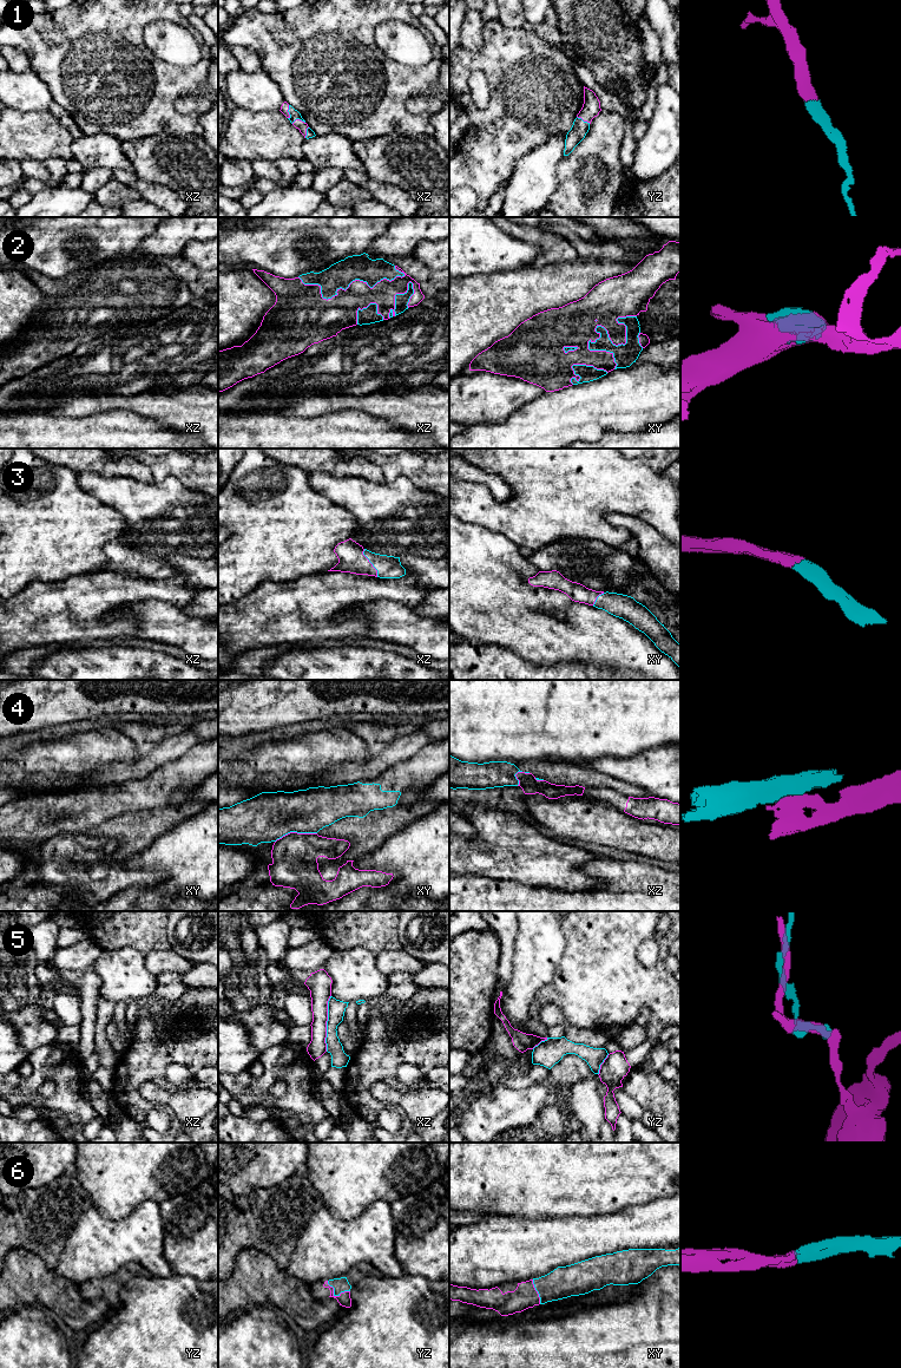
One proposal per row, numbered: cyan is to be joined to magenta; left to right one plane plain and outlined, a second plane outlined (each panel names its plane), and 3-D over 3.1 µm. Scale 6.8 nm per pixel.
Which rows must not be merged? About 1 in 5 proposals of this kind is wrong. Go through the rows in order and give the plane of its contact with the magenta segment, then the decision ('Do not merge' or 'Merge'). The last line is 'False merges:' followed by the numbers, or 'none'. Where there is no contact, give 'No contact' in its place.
1: Touches magenta in xz. Merge
2: Touches magenta in xy. Merge
3: Touches magenta in xz. Merge
4: Touches magenta in xy. Do not merge
5: Touches magenta in xz. Do not merge
6: Touches magenta in yz. Merge
False merges: 4, 5

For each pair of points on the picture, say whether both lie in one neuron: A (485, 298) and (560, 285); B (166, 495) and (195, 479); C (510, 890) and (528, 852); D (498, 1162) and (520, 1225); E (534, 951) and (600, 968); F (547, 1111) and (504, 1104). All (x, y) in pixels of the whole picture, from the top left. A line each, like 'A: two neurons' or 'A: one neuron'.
A: one neuron
B: two neurons
C: two neurons
D: two neurons
E: two neurons
F: two neurons

